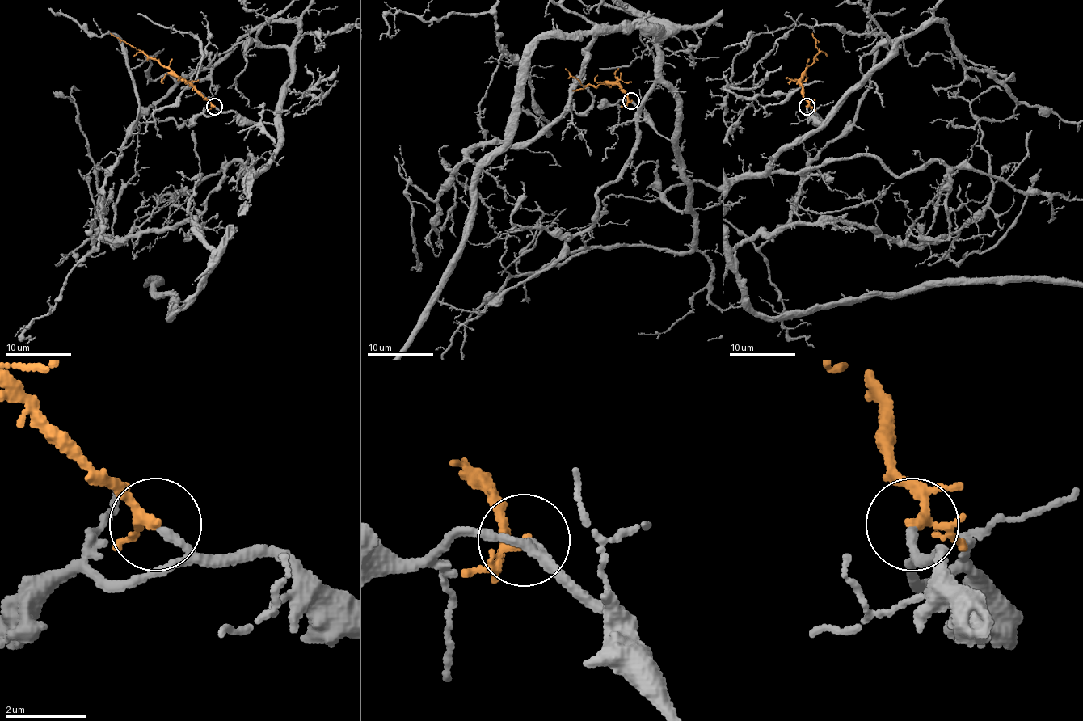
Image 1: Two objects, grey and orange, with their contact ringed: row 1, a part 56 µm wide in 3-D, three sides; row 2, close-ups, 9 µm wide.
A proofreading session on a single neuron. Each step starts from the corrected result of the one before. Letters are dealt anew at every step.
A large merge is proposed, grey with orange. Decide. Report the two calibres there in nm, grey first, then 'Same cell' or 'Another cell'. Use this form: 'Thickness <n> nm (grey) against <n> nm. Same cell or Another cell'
Thickness 140 nm (grey) against 150 nm. Same cell

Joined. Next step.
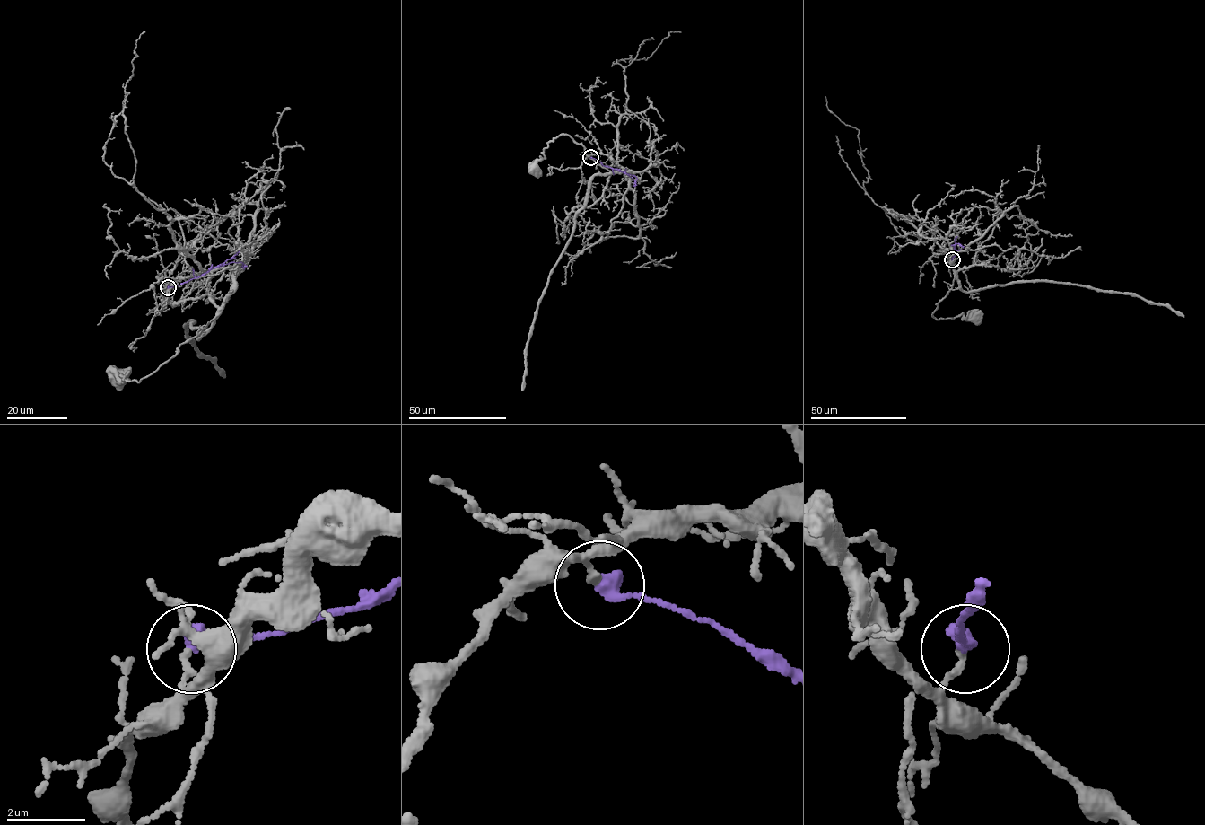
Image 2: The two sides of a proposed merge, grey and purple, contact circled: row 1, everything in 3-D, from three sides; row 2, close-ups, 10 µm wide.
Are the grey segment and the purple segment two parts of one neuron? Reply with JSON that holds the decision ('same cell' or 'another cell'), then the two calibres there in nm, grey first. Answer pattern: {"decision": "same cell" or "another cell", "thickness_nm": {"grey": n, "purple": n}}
{"decision": "another cell", "thickness_nm": {"grey": 150, "purple": 400}}

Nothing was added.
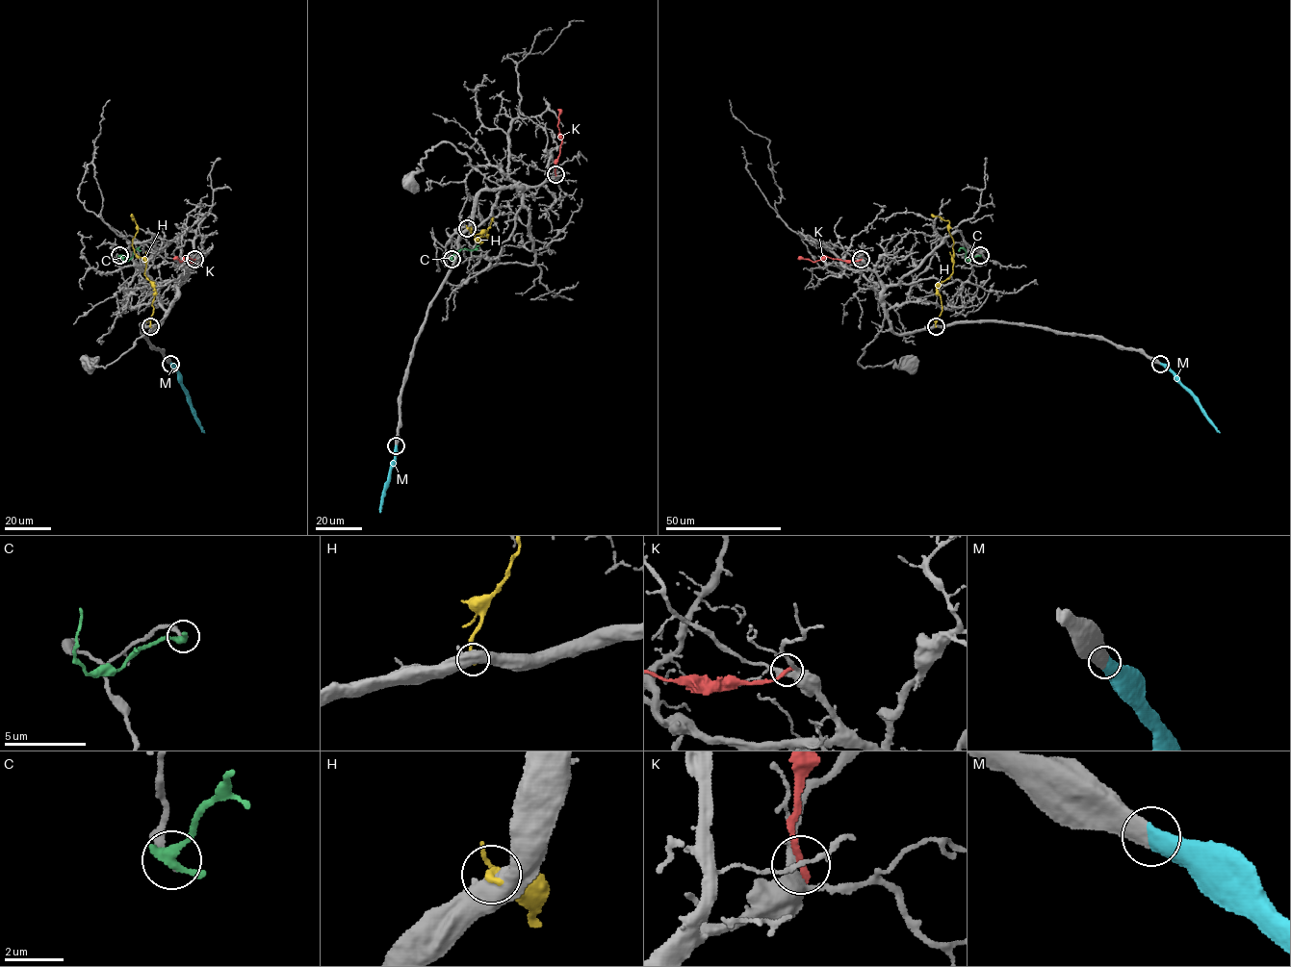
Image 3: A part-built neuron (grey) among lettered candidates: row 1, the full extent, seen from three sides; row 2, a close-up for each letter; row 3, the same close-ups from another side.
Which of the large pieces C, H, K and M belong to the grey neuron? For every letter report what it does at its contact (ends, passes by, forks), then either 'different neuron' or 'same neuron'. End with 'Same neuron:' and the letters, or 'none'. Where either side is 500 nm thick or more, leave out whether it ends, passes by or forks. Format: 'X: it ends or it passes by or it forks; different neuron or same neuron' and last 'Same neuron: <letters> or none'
C: it ends; different neuron
H: it ends; different neuron
K: it ends; different neuron
M: same neuron
Same neuron: M

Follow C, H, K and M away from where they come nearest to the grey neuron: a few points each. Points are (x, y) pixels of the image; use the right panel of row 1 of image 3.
C: (980, 255), (967, 260), (965, 250), (958, 250)
H: (936, 326), (942, 308), (937, 288), (952, 273), (954, 254), (948, 220), (931, 214)
K: (861, 259), (844, 261), (826, 256), (814, 262), (797, 258)
M: (1161, 364), (1190, 393), (1220, 432)

